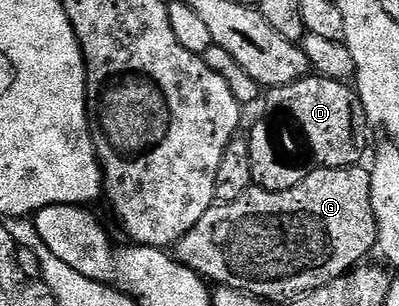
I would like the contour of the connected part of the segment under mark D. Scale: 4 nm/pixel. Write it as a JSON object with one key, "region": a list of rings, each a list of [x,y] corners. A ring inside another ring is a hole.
{"region":[[[315,73],[306,79],[299,79],[290,85],[273,87],[267,92],[269,108],[285,111],[296,122],[298,130],[308,142],[308,151],[317,168],[355,167],[361,162],[360,150],[364,147],[364,107],[355,90],[347,82],[325,79]]]}

